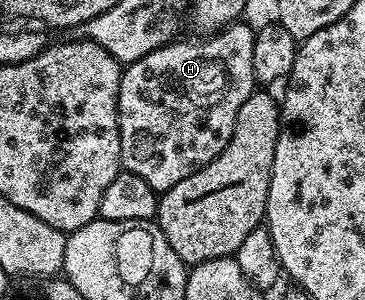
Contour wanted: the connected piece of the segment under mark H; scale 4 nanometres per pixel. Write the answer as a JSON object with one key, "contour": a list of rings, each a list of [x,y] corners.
{"contour":[[[244,23],[230,24],[219,32],[196,38],[200,40],[169,42],[121,71],[116,107],[119,167],[150,182],[157,194],[170,191],[175,184],[182,182],[182,178],[206,167],[211,160],[218,158],[218,154],[222,154],[222,150],[226,150],[226,142],[230,142],[230,134],[234,134],[234,118],[238,118],[242,102],[257,91],[258,81],[254,74],[256,34],[253,25]]]}

